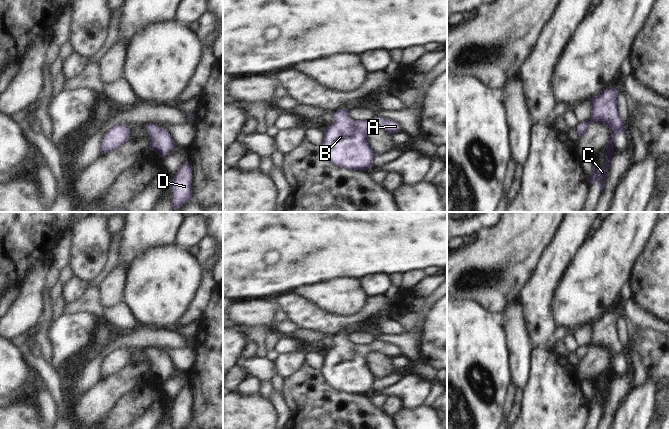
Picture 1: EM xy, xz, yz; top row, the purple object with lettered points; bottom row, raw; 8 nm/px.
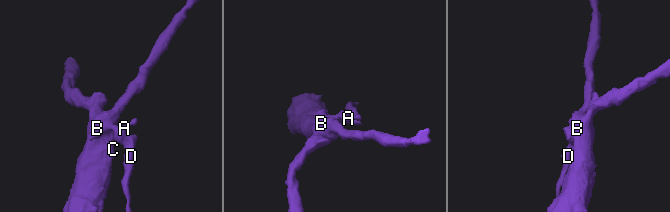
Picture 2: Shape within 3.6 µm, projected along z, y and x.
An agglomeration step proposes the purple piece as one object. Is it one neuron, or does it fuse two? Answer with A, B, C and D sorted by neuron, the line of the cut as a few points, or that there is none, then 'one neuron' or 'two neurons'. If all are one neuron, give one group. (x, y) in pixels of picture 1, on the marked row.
A B C D; no cut; one neuron

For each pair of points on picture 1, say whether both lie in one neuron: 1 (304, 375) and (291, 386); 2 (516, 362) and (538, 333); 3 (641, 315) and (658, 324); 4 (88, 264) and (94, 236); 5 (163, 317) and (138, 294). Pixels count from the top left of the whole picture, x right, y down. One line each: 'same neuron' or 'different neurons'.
1: same neuron
2: different neurons
3: same neuron
4: same neuron
5: same neuron

